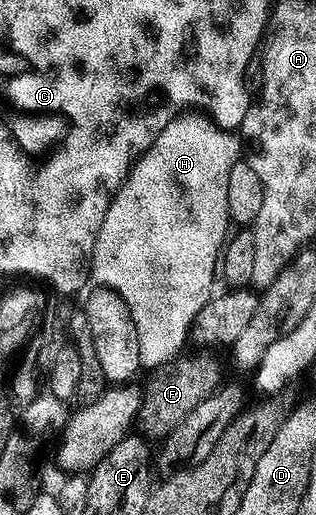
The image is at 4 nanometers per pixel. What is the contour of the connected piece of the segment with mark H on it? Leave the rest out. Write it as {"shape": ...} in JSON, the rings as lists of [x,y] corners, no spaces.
{"shape":[[[185,111],[162,127],[154,143],[132,164],[122,187],[112,196],[94,243],[90,277],[97,286],[122,295],[126,307],[130,307],[138,331],[138,355],[145,370],[155,371],[181,356],[180,348],[184,339],[189,338],[192,321],[210,299],[208,288],[212,280],[217,280],[218,262],[230,230],[226,207],[230,167],[241,157],[242,141],[233,130],[217,125],[203,112]]]}

